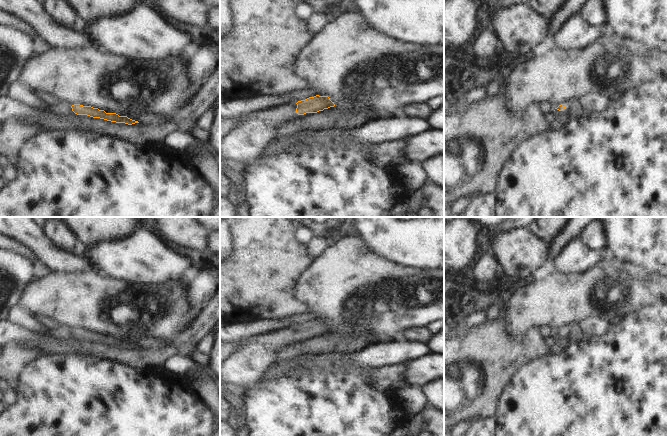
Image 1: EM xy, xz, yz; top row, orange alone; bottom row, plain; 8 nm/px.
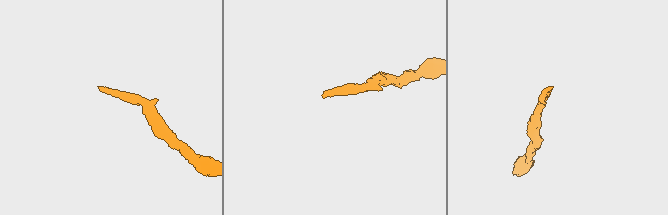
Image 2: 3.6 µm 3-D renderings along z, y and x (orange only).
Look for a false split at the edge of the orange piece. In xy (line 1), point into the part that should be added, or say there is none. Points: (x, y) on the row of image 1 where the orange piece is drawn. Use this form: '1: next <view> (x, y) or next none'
1: next xy (31, 102)

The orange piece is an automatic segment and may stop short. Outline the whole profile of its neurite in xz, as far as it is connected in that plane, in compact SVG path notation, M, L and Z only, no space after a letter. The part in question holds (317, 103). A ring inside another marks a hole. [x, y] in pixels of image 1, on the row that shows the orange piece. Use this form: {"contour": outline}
{"contour": "M328 96L309 97L294 103L272 101L267 108L259 97L247 99L245 105L252 115L236 123L220 143L220 157L226 161L248 163L262 155L277 139L280 126L297 115L317 113L334 107Z"}

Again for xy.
{"contour": "M22 80L16 81L11 86L10 97L22 102L21 109L27 116L31 116L36 111L43 112L42 122L44 123L52 122L54 118L62 118L64 122L67 122L73 112L77 115L87 115L116 123L125 123L128 125L139 123L127 116L119 116L116 113L106 113L104 110L99 110L91 106L83 106L80 104L70 106L62 101L46 105L39 97L38 92L29 85L24 84Z"}

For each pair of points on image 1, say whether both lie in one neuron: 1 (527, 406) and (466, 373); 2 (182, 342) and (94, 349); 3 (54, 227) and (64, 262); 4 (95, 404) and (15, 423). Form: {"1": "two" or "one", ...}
{"1": "two", "2": "one", "3": "two", "4": "one"}

